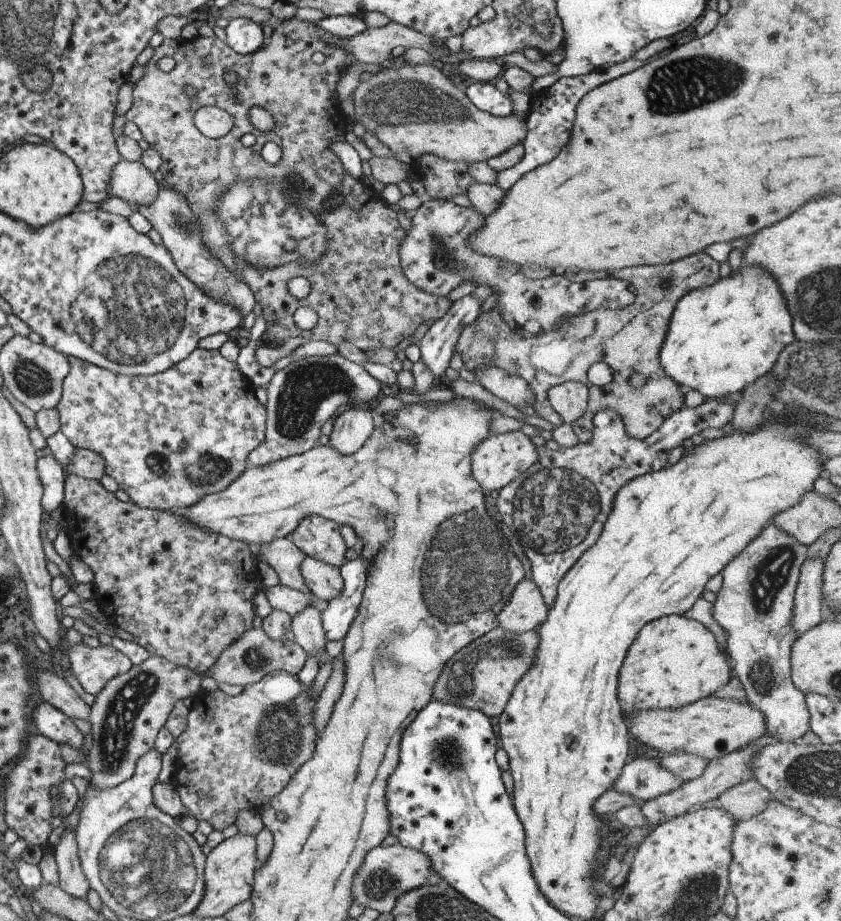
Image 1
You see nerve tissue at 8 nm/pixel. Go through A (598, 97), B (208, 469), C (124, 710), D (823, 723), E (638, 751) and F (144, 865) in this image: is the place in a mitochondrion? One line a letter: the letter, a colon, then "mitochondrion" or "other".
A: other
B: mitochondrion
C: mitochondrion
D: other
E: other
F: mitochondrion

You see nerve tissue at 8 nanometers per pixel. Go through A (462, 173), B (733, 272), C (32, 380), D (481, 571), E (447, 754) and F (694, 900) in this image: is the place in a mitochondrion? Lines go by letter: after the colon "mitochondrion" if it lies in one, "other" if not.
A: other
B: other
C: mitochondrion
D: mitochondrion
E: mitochondrion
F: mitochondrion

